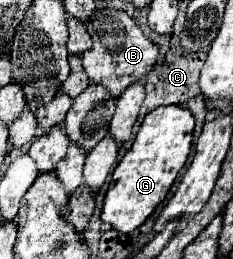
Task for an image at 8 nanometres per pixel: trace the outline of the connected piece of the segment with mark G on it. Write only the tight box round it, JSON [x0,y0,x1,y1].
[102,106,194,234]

